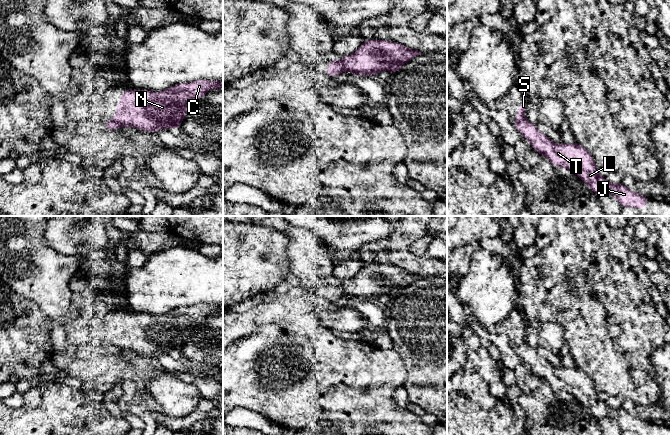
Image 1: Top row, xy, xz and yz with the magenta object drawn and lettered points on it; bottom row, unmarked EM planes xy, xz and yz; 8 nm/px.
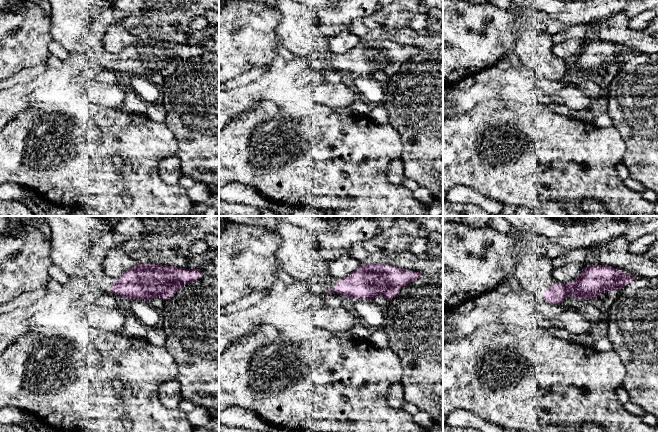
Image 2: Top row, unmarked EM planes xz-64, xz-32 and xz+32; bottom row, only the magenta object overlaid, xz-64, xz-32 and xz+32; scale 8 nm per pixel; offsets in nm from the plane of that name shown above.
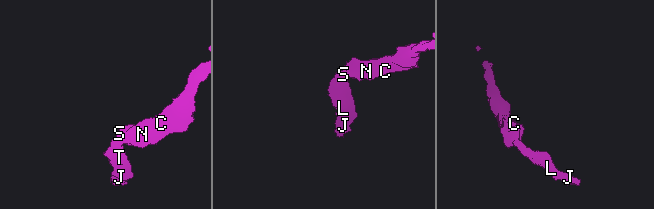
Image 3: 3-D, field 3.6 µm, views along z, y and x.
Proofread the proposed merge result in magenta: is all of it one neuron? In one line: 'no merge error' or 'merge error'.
merge error

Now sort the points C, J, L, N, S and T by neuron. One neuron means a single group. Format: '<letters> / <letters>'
C N S / J L T

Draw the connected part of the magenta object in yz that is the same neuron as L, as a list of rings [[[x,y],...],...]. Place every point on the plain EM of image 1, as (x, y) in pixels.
[[[526,342],[515,345],[514,350],[537,377],[546,380],[554,391],[564,391],[572,395],[597,421],[604,418],[614,419],[621,431],[643,433],[647,430],[647,421],[629,414],[622,407],[614,408],[601,401],[592,378],[579,367],[555,368]]]

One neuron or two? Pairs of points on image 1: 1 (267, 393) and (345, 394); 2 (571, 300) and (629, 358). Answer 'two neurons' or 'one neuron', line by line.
1: one neuron
2: one neuron

